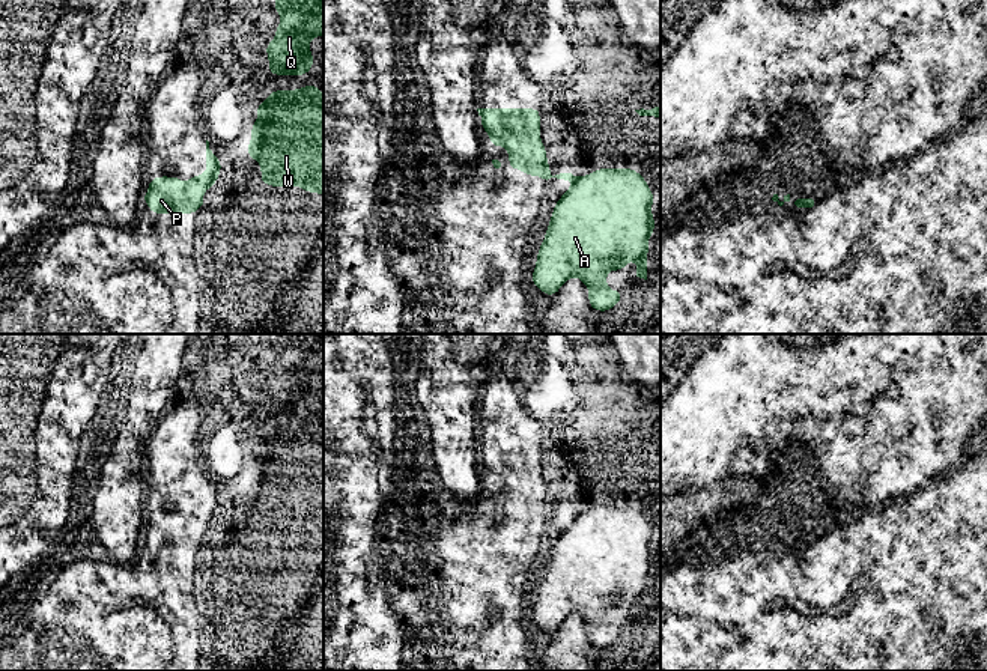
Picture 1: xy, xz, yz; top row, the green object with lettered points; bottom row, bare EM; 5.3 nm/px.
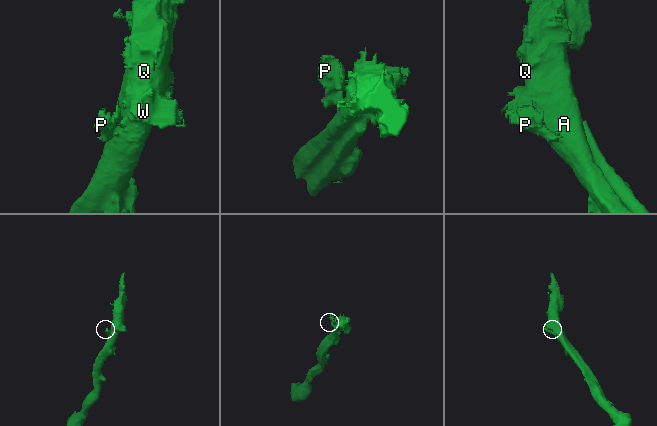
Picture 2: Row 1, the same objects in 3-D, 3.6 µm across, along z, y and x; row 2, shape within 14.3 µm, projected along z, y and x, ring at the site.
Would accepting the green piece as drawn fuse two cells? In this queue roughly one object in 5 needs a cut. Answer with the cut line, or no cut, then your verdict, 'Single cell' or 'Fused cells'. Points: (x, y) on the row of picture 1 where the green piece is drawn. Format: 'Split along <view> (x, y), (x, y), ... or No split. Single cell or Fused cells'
No split. Single cell

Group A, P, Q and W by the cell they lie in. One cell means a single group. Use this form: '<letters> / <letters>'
A P Q W

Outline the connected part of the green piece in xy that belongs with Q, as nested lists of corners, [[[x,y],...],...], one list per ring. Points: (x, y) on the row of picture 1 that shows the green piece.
[[[274,0],[274,9],[278,12],[280,26],[275,29],[275,38],[265,47],[271,75],[307,75],[313,66],[314,57],[310,53],[310,39],[323,35],[323,0]]]

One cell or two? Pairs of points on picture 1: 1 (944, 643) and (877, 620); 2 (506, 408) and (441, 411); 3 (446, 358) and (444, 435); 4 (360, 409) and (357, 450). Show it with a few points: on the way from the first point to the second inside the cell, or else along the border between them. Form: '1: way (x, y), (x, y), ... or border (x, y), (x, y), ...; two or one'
1: way (927, 643), (900, 643), (894, 637); one
2: border (482, 384), (477, 405), (476, 444); two
3: way (446, 378), (446, 415); one
4: border (393, 426), (345, 426), (339, 432); two

